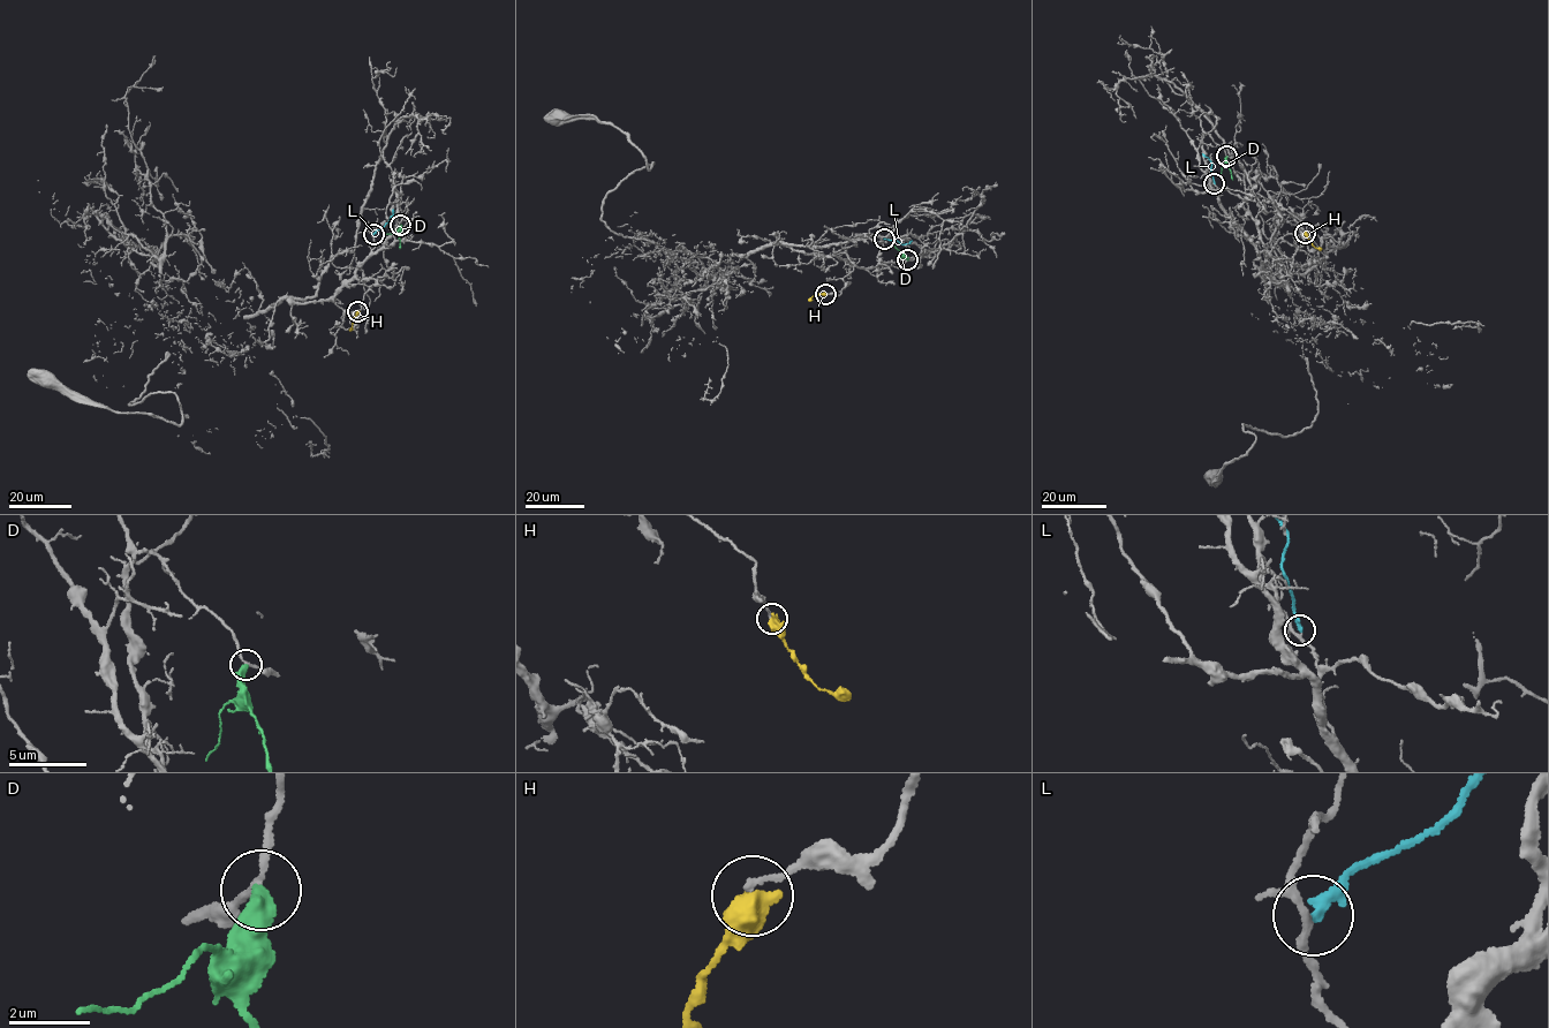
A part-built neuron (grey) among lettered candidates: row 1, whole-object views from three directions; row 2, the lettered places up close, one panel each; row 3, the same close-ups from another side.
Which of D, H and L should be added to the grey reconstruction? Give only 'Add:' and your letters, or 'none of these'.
Add: none of these

